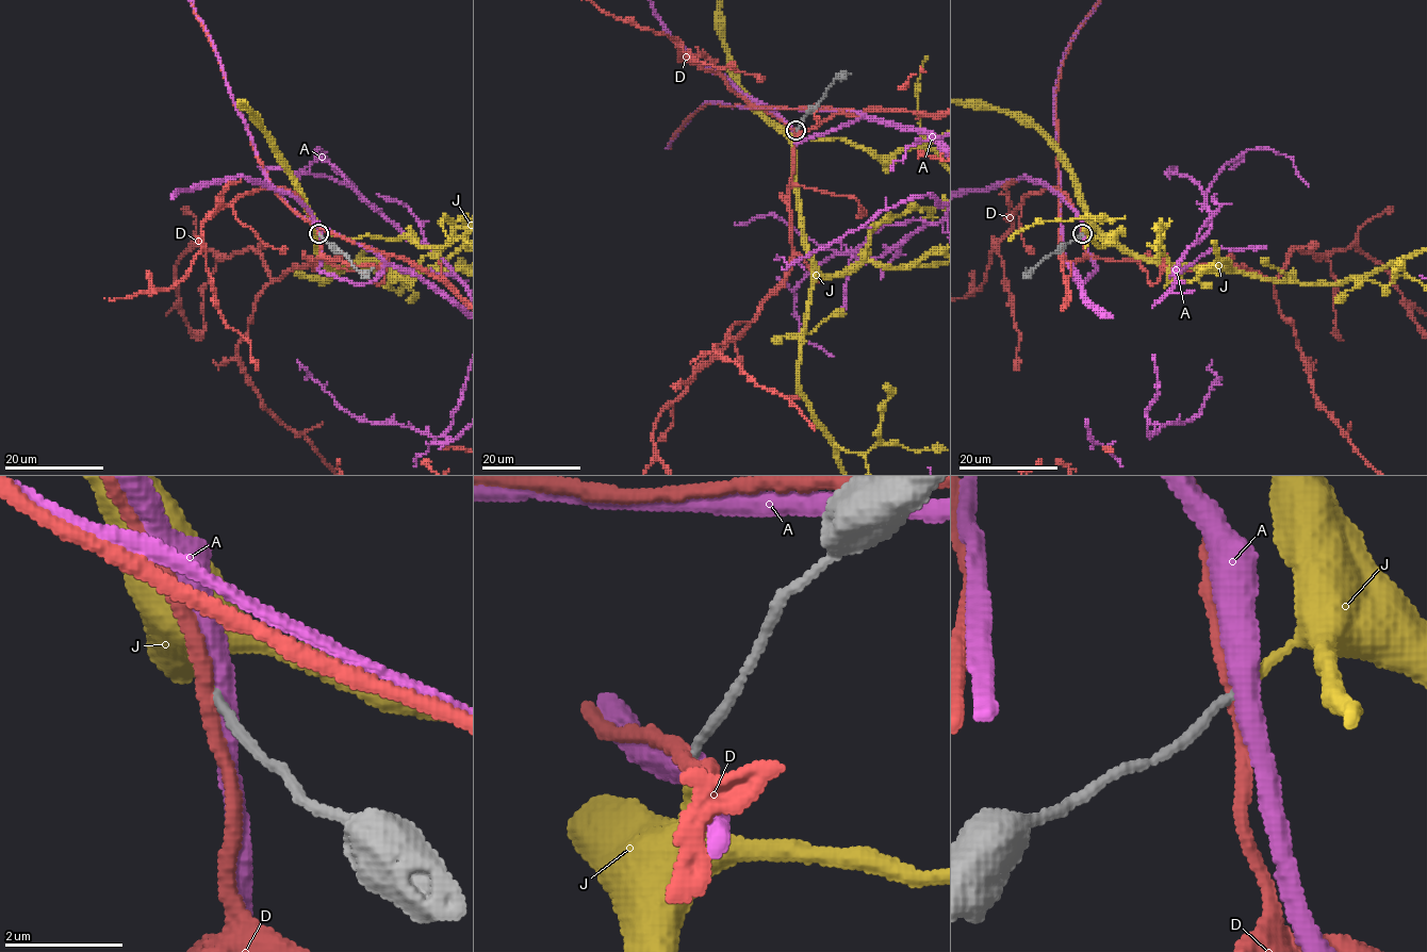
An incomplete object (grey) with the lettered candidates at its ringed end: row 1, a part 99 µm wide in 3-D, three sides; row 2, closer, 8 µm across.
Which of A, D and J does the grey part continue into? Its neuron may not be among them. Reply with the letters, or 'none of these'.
J

